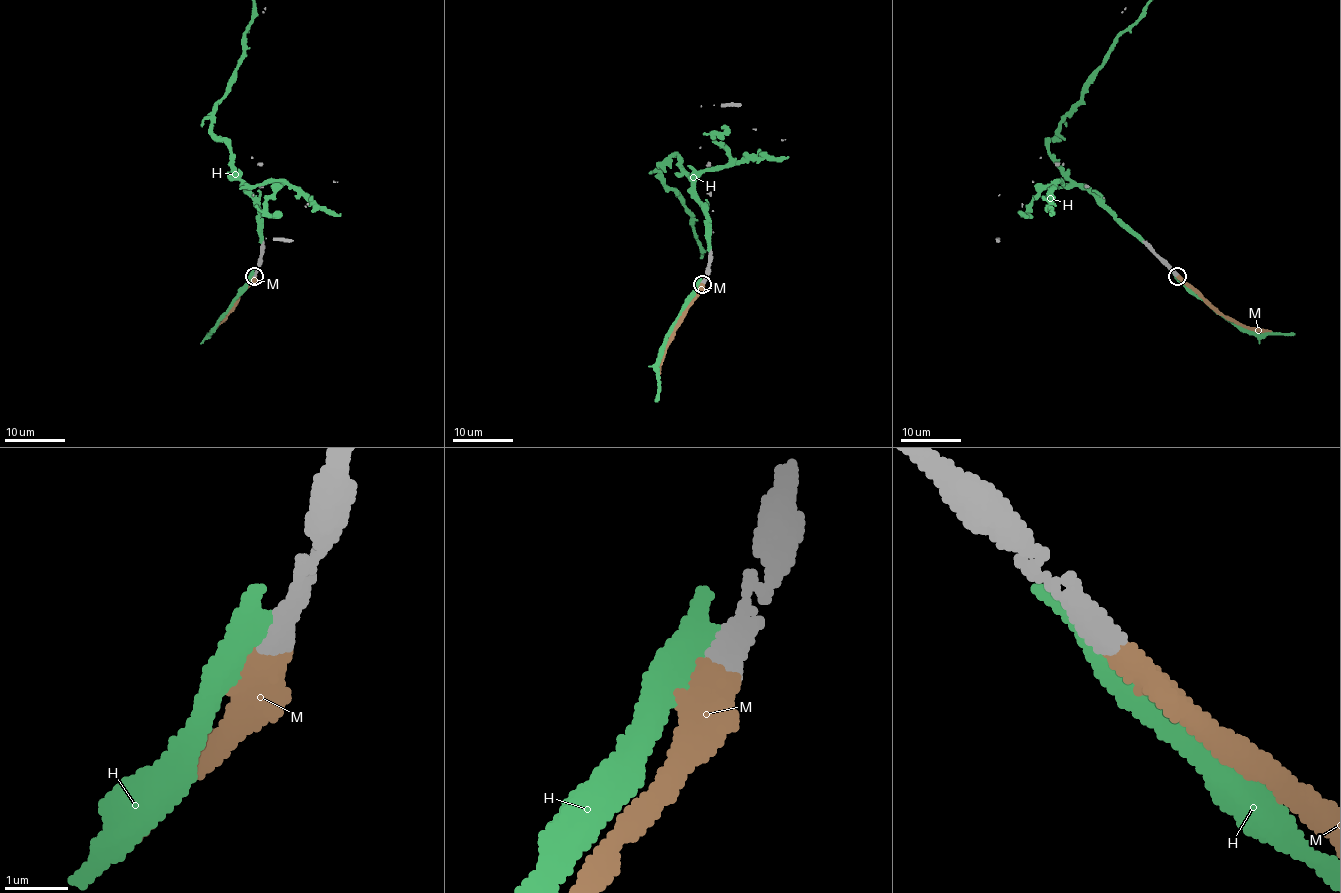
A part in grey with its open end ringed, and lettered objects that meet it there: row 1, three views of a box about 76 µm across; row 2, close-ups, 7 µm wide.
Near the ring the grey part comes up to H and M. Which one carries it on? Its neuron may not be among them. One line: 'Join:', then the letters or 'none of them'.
Join: M

